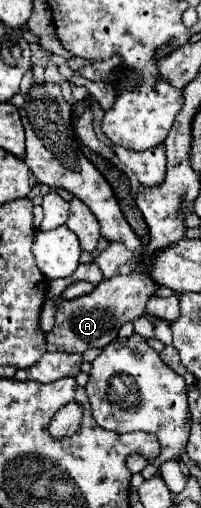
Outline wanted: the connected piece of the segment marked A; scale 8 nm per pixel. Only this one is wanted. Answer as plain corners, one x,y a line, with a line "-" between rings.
136,264
128,276
112,276
102,280
90,294
62,300
56,308
54,328
46,334
46,350
48,352
86,352
88,348
104,348
118,336
118,324
126,324
144,314
146,302
160,288
146,270

